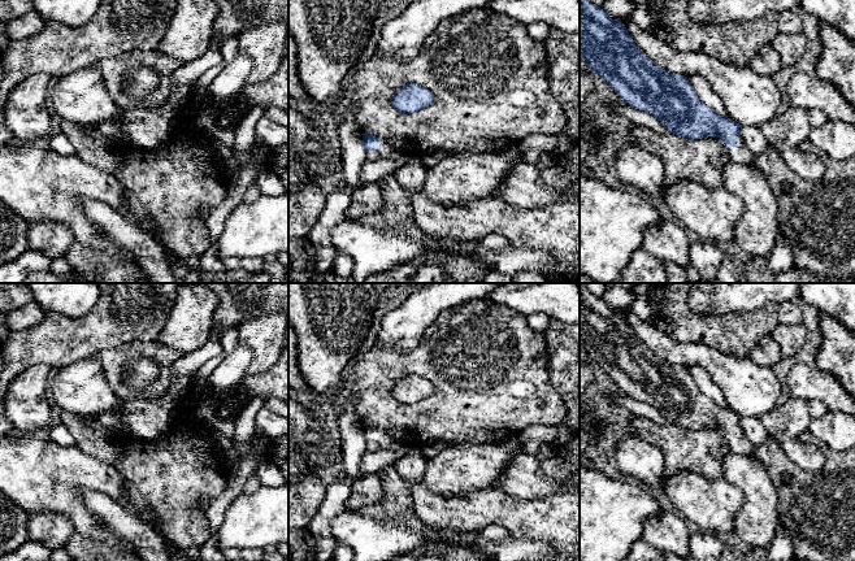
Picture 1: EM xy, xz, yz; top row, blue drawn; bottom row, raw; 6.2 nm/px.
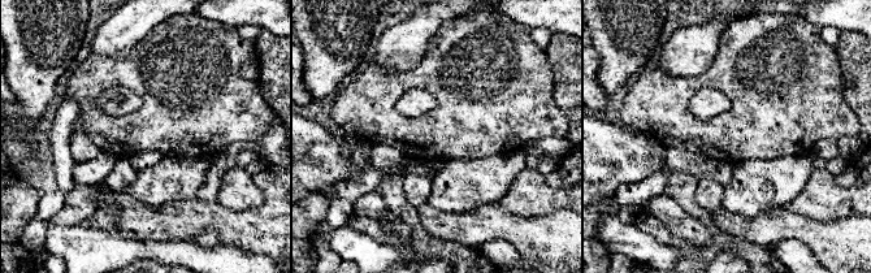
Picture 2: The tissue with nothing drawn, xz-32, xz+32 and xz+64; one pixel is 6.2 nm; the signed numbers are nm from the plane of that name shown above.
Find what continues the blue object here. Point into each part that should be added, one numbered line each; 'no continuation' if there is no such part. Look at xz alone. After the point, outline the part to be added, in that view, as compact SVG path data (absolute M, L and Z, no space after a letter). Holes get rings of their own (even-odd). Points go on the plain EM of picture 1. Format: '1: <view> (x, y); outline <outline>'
1: xz (385, 440); outline M378 430L378 440L377 442L369 442L365 440L364 445L368 452L378 452L387 449L392 444L398 443L394 438L383 432L382 430Z

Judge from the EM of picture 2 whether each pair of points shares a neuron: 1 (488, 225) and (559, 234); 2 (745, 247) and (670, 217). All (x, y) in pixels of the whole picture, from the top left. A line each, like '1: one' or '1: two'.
1: one
2: two

